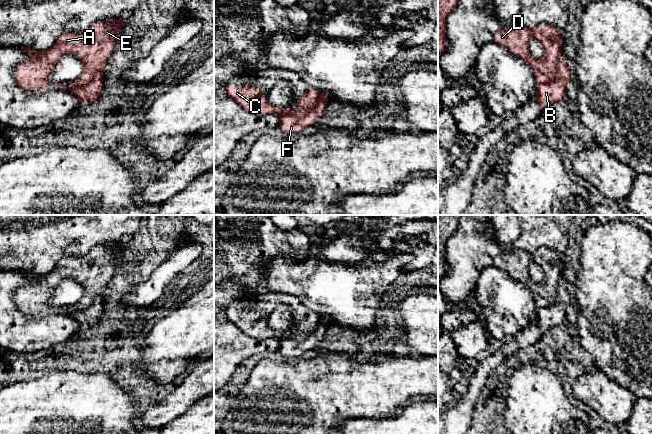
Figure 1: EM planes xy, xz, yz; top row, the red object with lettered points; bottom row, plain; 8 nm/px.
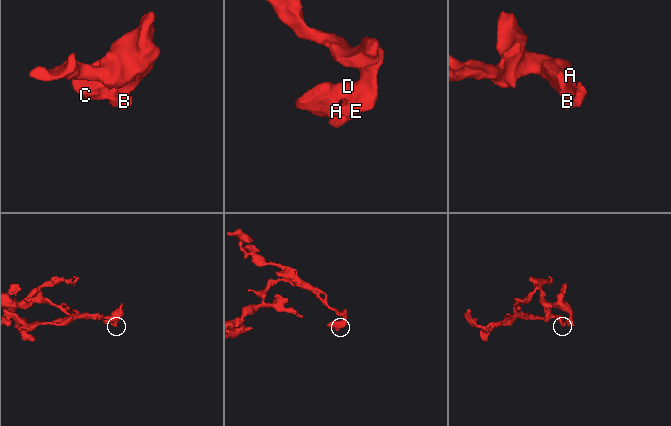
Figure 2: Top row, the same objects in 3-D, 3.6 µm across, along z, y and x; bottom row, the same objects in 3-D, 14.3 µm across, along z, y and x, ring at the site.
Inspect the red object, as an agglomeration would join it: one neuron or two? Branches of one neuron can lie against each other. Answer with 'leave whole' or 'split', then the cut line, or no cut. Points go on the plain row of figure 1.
split; cut in xz along (321, 315), (304, 339), (281, 340)

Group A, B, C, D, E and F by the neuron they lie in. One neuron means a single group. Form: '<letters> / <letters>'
A C D E / B F

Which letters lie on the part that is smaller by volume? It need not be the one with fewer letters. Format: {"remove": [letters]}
{"remove": ["B", "F"]}

